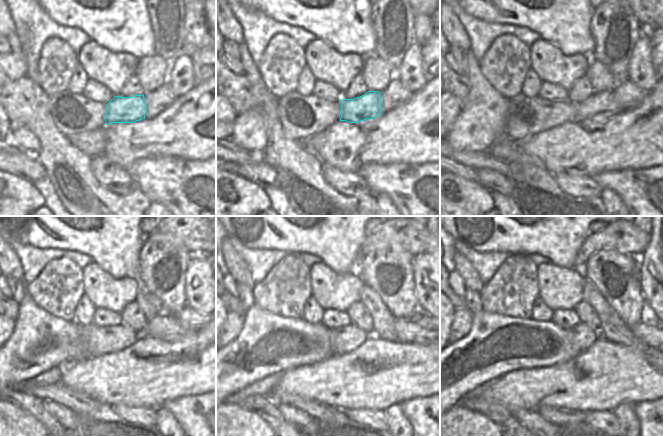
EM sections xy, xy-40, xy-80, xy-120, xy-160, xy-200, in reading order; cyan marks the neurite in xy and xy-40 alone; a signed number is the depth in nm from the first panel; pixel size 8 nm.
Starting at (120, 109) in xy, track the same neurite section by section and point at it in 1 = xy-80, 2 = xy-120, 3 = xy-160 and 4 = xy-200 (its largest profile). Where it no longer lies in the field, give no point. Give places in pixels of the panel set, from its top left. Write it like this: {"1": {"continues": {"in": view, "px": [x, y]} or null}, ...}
{"1": {"continues": {"in": "xy-80", "px": [604, 101]}}, "2": {"continues": {"in": "xy-120", "px": [165, 326]}}, "3": {"continues": {"in": "xy-160", "px": [408, 331]}}, "4": {"continues": {"in": "xy-200", "px": [643, 332]}}}

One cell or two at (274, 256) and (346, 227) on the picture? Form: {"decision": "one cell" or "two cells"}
{"decision": "two cells"}

